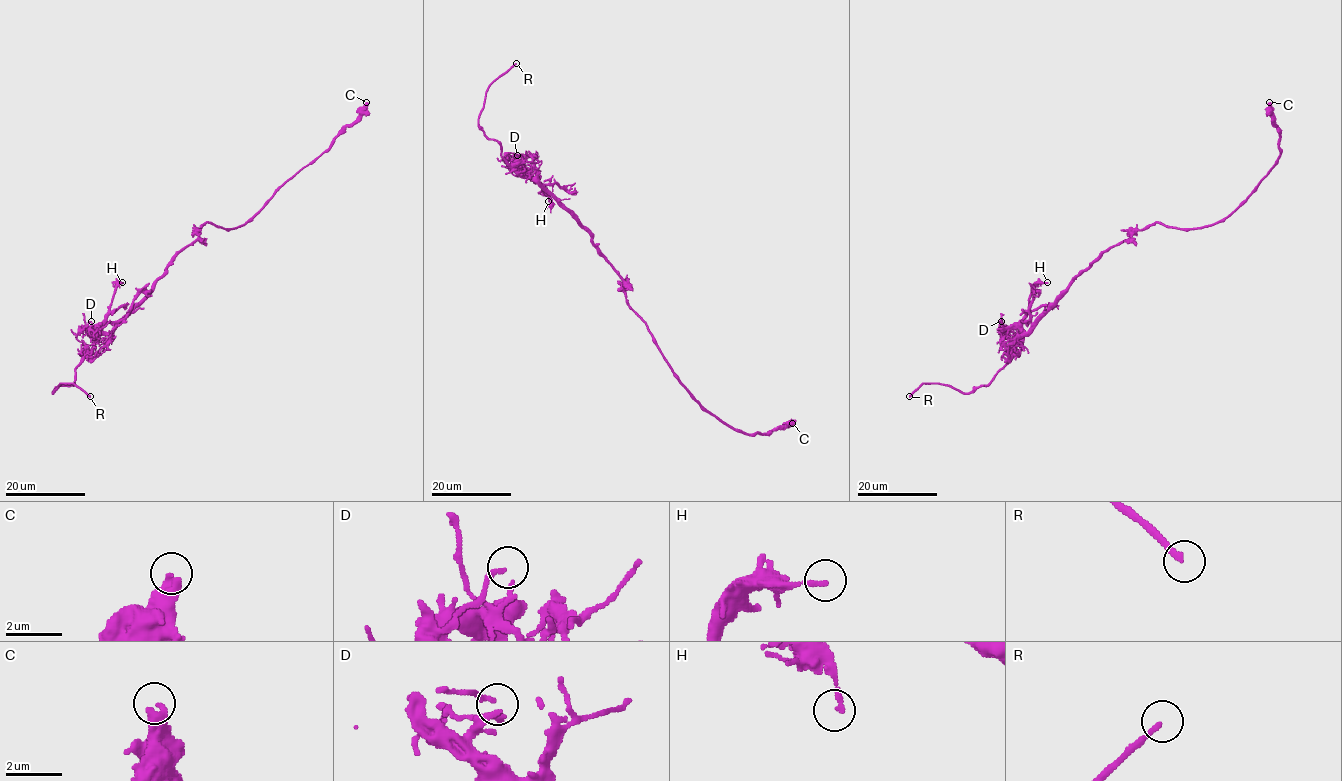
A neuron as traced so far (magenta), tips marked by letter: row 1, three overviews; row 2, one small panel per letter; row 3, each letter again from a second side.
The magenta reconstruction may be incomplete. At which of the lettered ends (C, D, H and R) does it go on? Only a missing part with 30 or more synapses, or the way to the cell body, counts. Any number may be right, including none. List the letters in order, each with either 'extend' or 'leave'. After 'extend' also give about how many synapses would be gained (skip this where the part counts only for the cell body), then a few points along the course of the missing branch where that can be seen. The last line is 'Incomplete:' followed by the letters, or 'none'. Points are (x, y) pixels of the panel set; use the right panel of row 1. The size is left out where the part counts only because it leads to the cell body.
C: leave
D: leave
H: leave
R: extend; course (909, 396), (885, 401)
Incomplete: R

